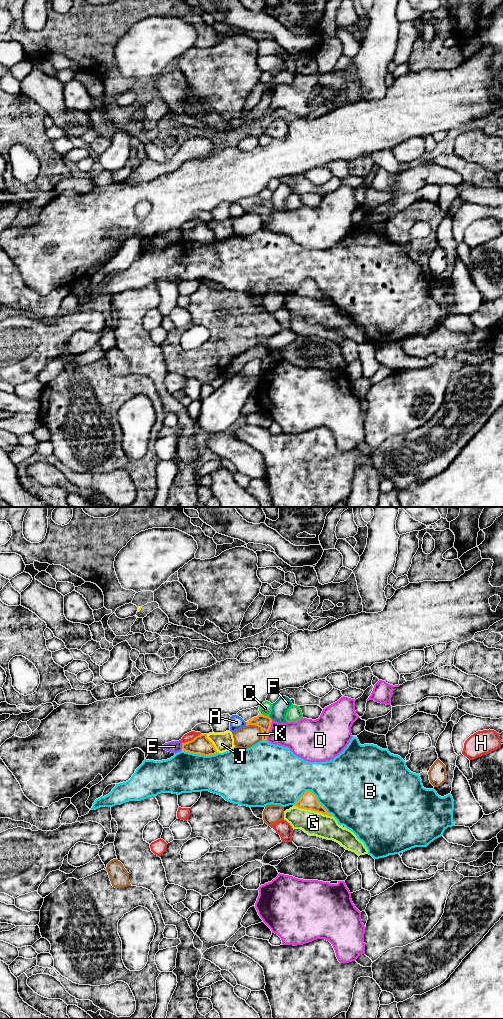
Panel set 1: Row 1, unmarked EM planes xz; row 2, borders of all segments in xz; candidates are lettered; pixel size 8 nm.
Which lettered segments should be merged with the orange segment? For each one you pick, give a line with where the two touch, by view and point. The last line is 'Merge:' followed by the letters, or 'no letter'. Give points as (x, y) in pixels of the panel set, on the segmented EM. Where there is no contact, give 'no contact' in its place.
Merge: no letter

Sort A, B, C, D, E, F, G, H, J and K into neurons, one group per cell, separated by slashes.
A / B / C / D / E / F / G / H / J / K

